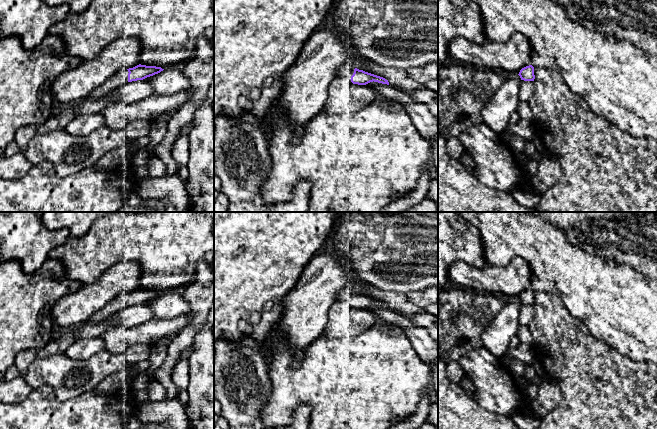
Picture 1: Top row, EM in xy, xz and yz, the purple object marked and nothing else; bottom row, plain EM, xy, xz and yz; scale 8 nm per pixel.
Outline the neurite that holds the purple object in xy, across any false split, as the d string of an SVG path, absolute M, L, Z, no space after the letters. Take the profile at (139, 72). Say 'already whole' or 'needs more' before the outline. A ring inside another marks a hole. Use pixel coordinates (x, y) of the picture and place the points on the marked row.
needs more; M141 64L127 70L121 70L114 74L104 85L94 89L88 97L81 101L94 101L126 82L143 80L147 77L158 74L163 70L164 69L161 67L146 66Z

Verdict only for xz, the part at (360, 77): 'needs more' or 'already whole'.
needs more

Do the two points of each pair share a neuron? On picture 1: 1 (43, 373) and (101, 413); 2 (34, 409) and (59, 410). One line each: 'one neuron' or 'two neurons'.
1: two neurons
2: one neuron

